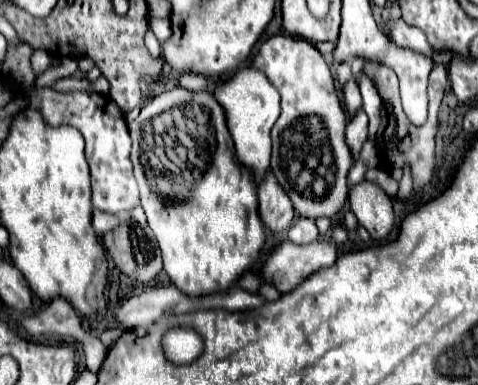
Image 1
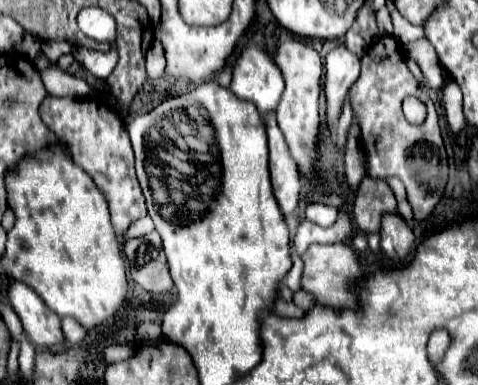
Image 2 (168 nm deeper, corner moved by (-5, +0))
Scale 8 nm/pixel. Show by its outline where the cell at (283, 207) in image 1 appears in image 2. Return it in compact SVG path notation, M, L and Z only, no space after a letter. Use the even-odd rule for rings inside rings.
M271 116L271 120L267 122L267 134L269 134L269 172L273 194L277 198L283 216L291 216L299 204L303 184L299 180L299 174L295 172L295 164L291 164L291 154L287 152L279 126L275 124L275 116Z

